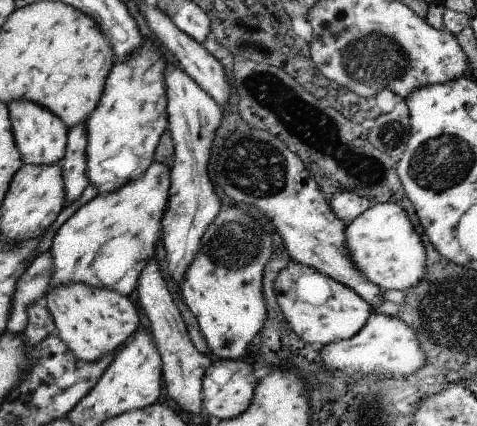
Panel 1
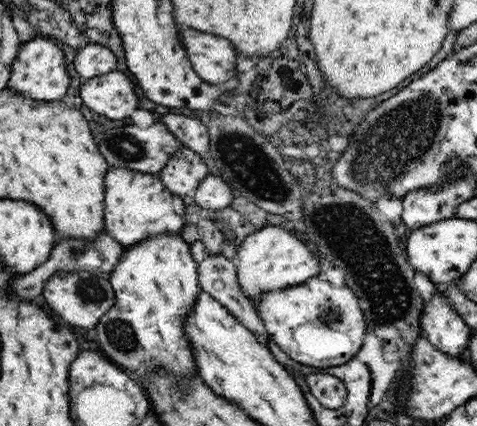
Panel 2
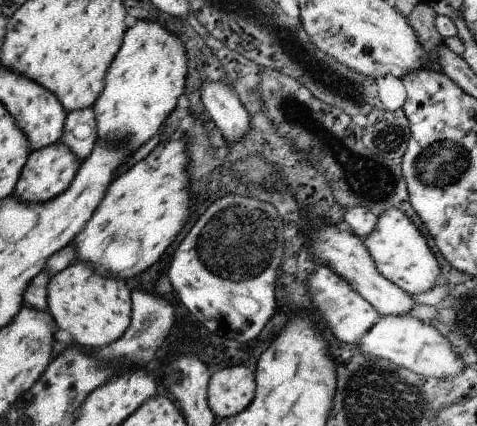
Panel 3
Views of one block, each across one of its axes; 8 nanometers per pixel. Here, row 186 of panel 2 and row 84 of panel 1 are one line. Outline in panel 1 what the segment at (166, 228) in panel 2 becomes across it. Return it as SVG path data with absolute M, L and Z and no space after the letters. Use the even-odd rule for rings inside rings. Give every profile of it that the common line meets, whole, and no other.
M155 48L137 50L125 62L113 64L99 106L85 120L87 132L87 178L99 192L123 188L135 180L153 160L153 148L169 124L165 114L167 62Z

